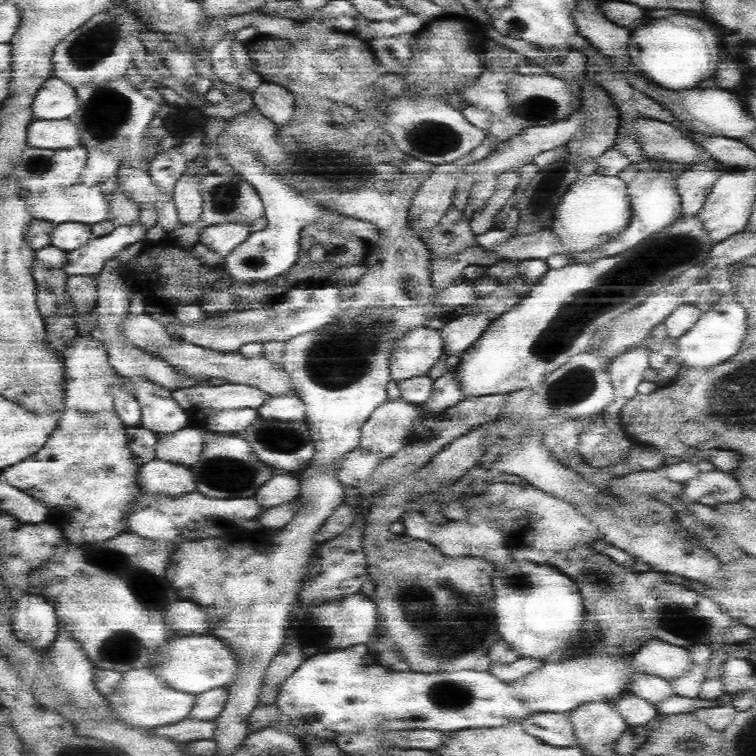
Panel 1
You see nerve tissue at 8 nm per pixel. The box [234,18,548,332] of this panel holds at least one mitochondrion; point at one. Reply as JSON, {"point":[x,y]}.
{"point":[440,138]}

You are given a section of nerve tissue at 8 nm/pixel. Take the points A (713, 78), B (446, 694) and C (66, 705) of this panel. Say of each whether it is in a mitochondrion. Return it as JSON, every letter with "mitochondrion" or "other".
{"A":"other","B":"mitochondrion","C":"other"}

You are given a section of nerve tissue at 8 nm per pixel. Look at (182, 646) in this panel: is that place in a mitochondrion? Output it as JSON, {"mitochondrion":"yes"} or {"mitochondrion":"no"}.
{"mitochondrion":"no"}

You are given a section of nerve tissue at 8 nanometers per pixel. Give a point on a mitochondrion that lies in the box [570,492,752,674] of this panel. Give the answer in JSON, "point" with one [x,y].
{"point":[683,624]}

